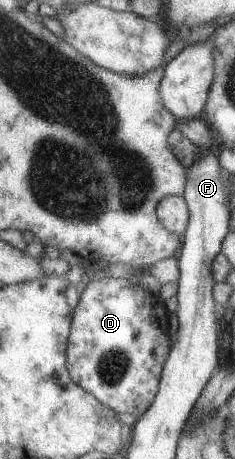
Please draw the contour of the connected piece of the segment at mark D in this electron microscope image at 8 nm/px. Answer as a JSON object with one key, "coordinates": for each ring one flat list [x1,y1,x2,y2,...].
{"coordinates":[[103,277,99,280,86,280,85,289,80,292,77,307,72,310,70,335,67,339,66,366,67,371,70,372,71,381,75,385,79,385,83,391,87,391,87,393,93,395,101,405,104,405,113,414,131,413,137,419,140,418,141,414,151,405,151,401,153,401,153,397,157,393,162,367,170,350,169,328,169,312,165,308,165,305,163,305,163,299,159,295,147,291,147,289,143,290,140,283,135,285,131,278]]}

